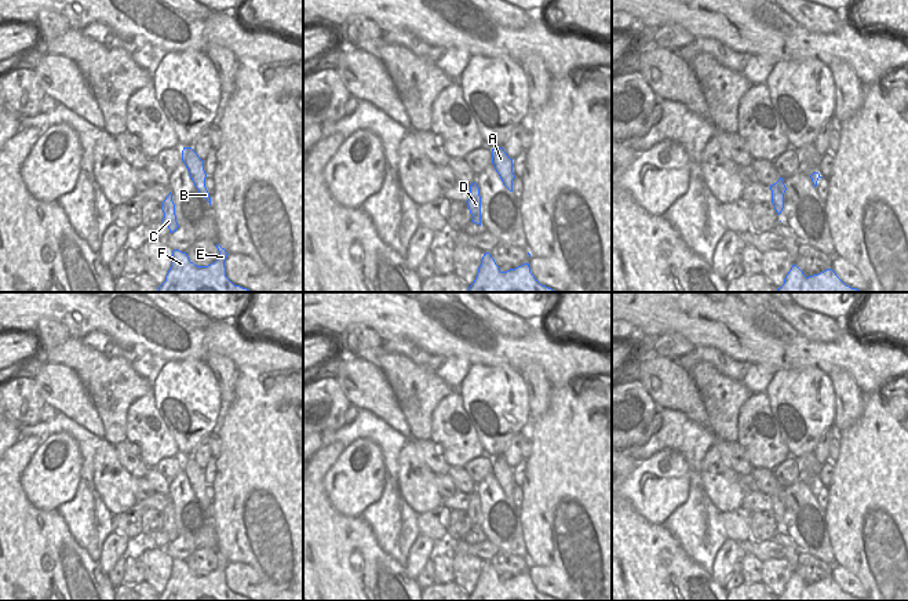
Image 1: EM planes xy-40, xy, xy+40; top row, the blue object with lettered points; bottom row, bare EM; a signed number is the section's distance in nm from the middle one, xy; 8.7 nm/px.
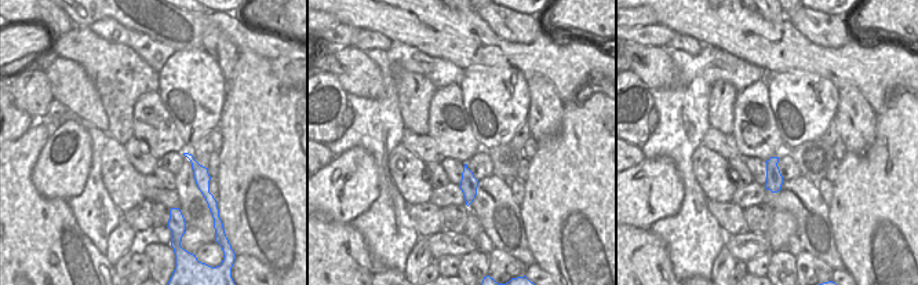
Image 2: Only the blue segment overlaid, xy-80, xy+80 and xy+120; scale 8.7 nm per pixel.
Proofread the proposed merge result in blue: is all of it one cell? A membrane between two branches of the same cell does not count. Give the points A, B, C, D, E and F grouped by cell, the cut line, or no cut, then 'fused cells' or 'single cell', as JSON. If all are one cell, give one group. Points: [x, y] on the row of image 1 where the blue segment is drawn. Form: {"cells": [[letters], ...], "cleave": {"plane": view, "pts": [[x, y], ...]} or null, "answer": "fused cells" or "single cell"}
{"cells": [["A", "B", "C", "D", "E", "F"]], "cleave": null, "answer": "single cell"}

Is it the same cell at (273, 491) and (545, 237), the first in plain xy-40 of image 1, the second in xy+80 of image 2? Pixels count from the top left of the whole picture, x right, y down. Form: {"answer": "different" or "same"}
{"answer": "same"}

